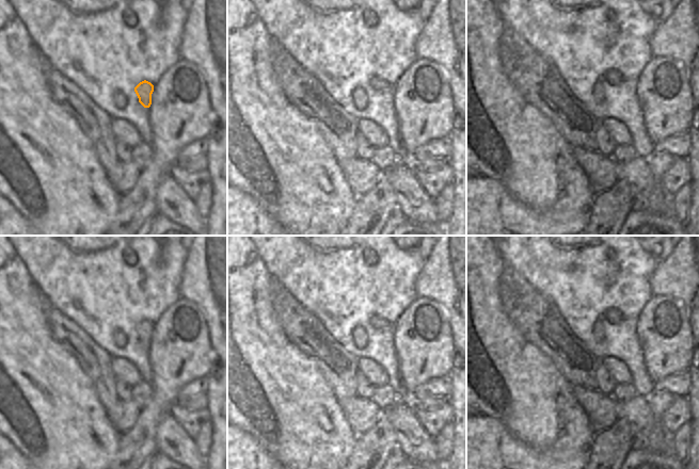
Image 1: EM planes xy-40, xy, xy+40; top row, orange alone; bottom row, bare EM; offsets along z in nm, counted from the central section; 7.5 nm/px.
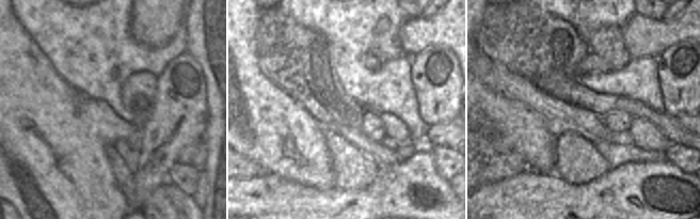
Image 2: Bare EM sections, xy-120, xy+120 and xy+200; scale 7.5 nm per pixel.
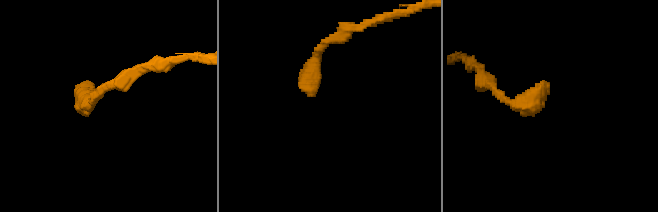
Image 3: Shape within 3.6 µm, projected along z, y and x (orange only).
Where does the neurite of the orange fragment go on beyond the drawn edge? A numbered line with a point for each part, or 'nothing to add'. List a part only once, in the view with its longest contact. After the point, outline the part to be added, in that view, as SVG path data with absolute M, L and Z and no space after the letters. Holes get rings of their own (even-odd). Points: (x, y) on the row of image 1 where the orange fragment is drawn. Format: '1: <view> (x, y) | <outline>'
nothing to add

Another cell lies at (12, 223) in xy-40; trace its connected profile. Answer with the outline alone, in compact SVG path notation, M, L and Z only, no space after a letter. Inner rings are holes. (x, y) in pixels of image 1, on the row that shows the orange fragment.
M1 195L0 236L36 236L28 221Z

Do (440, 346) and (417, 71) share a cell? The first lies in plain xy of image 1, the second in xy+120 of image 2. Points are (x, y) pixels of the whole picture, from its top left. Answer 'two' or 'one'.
one

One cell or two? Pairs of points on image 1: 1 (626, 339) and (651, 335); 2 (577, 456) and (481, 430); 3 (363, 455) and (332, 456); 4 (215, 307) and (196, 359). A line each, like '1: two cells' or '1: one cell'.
1: two cells
2: one cell
3: two cells
4: two cells

